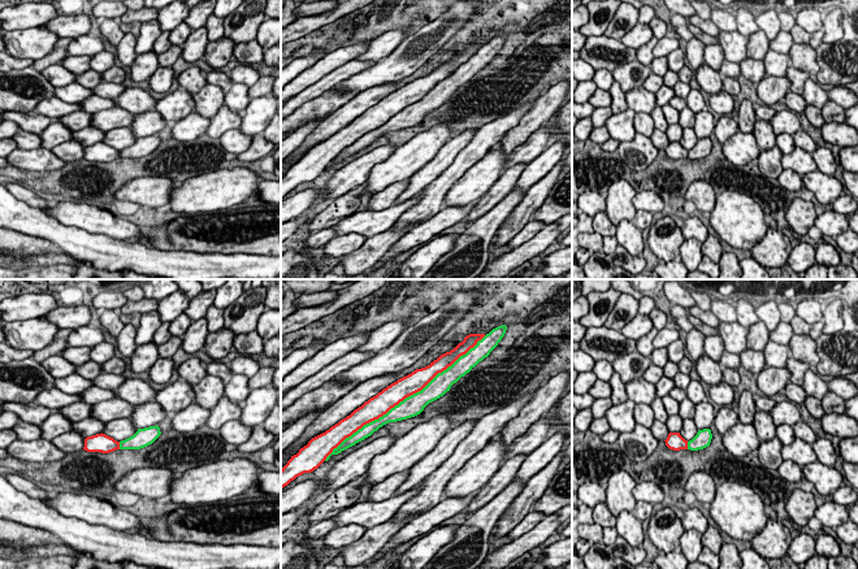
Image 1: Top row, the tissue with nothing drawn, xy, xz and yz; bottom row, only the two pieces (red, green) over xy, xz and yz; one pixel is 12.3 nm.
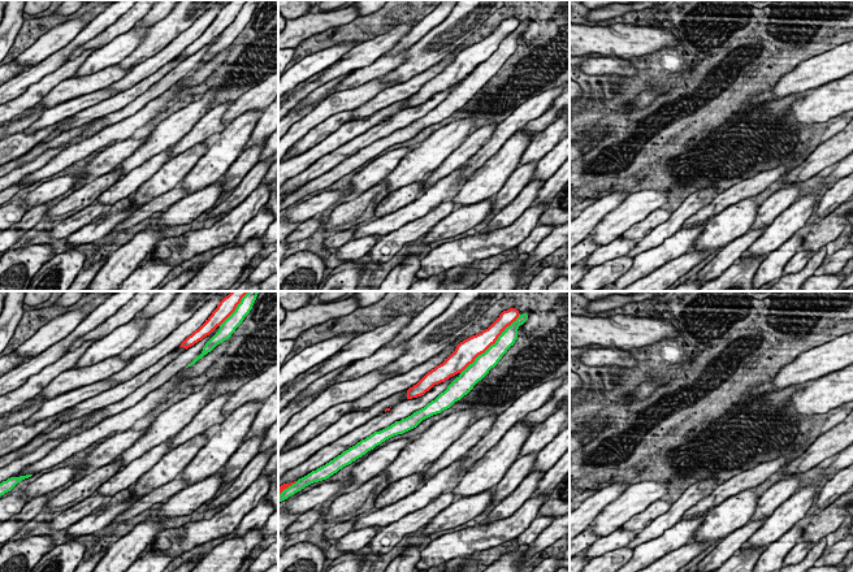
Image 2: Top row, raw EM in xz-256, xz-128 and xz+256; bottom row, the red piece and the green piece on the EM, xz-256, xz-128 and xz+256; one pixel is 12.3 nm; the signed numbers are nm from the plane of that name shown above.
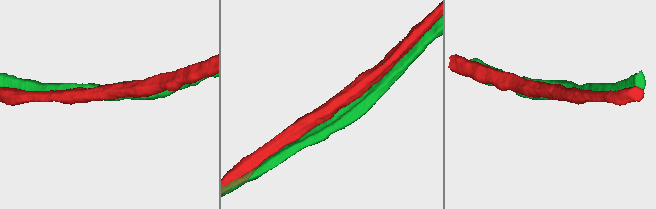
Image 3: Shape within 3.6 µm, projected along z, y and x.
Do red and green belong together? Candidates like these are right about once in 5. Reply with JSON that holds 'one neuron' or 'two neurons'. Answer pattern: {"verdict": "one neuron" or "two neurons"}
{"verdict": "two neurons"}

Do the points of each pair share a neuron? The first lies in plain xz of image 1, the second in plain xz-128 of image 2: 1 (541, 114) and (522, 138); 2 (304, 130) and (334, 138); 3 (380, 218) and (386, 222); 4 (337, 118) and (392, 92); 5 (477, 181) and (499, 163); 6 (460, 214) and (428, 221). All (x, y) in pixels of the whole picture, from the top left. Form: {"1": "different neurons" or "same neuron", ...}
{"1": "different neurons", "2": "different neurons", "3": "same neuron", "4": "same neuron", "5": "same neuron", "6": "different neurons"}

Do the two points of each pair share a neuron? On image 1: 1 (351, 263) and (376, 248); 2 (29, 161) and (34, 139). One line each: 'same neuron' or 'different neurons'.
1: same neuron
2: different neurons

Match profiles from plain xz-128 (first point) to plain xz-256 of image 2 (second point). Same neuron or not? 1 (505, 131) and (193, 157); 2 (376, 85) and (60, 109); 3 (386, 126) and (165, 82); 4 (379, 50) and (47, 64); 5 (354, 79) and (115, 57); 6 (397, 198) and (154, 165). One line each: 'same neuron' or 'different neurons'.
1: different neurons
2: different neurons
3: same neuron
4: different neurons
5: same neuron
6: same neuron

